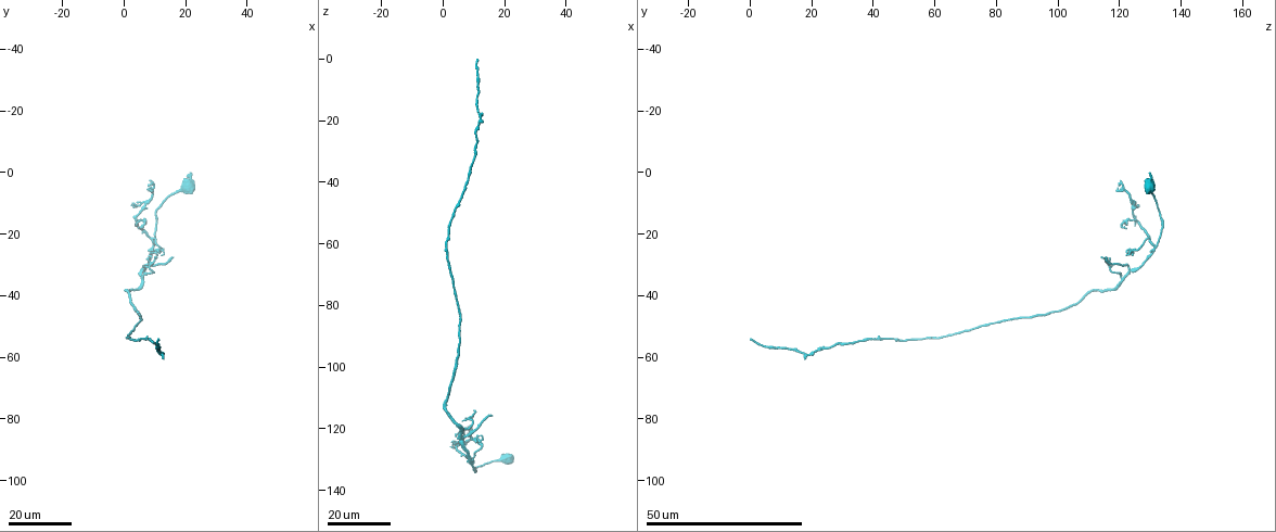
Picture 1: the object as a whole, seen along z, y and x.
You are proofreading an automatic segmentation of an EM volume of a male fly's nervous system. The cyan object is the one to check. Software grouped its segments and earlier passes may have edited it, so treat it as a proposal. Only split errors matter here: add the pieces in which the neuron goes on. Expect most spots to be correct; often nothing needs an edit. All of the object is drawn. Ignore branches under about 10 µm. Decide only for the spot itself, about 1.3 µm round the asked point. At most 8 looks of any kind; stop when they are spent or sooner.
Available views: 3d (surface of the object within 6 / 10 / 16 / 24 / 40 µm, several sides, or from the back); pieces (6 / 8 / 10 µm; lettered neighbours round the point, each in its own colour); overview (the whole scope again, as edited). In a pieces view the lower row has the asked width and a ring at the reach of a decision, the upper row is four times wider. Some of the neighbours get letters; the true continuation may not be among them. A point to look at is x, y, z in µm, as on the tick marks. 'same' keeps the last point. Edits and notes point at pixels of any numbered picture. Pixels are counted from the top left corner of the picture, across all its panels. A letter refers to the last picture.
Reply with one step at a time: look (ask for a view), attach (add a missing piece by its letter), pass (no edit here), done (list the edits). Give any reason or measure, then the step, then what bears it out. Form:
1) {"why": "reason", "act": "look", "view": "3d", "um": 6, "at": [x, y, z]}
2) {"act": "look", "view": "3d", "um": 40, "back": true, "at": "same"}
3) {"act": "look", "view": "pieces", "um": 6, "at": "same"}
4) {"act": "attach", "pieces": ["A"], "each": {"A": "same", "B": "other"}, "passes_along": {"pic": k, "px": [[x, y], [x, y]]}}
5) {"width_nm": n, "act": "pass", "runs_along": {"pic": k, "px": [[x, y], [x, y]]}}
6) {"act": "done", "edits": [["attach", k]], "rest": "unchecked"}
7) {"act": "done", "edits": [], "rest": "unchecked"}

{"why": "an open end", "act": "look", "view": "3d", "um": 16, "at": [11, 54, 1]}

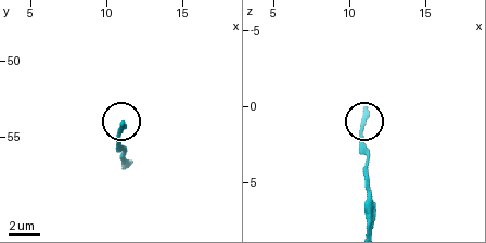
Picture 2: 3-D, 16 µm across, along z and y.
{"why": "what lies round it", "act": "look", "view": "pieces", "um": 6, "at": [11.2, 54.2, 0.2]}

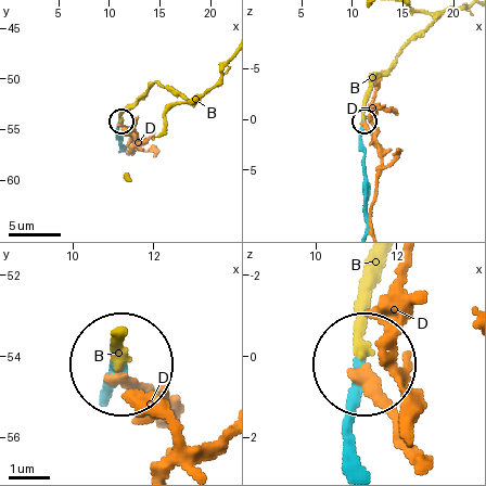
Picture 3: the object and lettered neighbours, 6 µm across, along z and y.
{"act": "attach", "pieces": ["B"], "each": {"B": "same", "D": "other"}, "passes_along": {"pic": 3, "px": [[365, 148], [362, 113], [371, 87], [432, 20]]}, "found": "it goes on there"}

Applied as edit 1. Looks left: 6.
{"why": "free end", "act": "look", "view": "3d", "um": 24, "at": [15, 27, 115]}

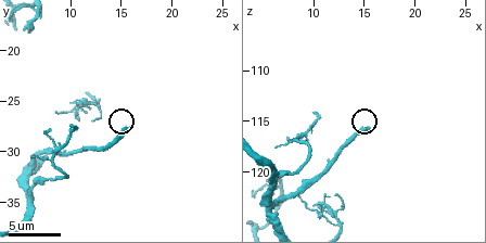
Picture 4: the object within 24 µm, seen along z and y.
{"act": "look", "view": "pieces", "um": 6, "at": [15.4, 27.8, 116.0]}

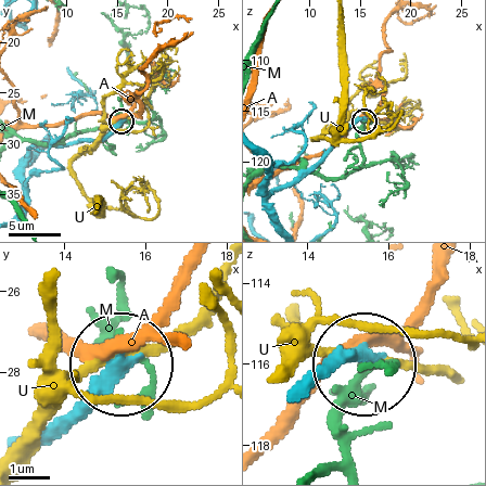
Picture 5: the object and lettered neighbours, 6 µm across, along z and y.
{"act": "pass", "each": {"A": "other", "M": "other", "U": "other"}, "found": "none of them fits"}

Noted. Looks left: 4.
{"why": "branch stops here", "act": "look", "view": "3d", "um": 16, "at": [3, 17, 122]}

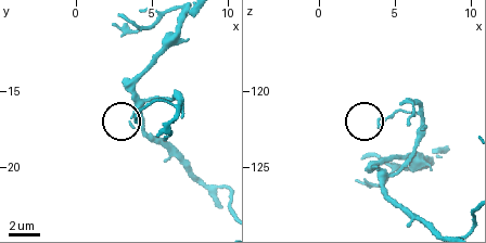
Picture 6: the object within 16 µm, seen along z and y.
{"why": "see the neighbours", "act": "look", "view": "pieces", "um": 10, "at": [3.8, 17.0, 122.2]}

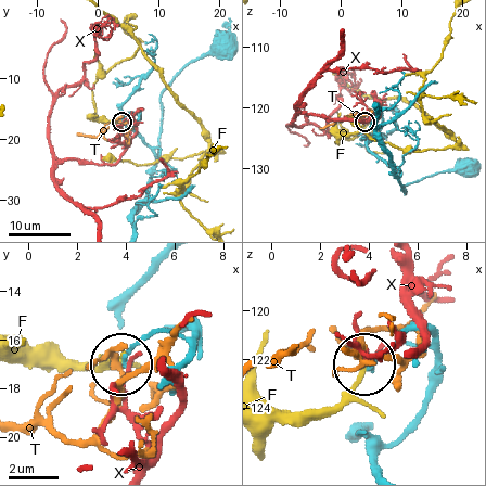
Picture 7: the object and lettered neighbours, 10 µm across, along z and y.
{"act": "pass", "each": {"F": "other", "T": "other", "X": "other"}, "found": "none of them fits"}

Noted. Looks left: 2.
{"why": "branch stops here", "act": "look", "view": "pieces", "um": 8, "at": [10.2, 27.4, 114.2]}

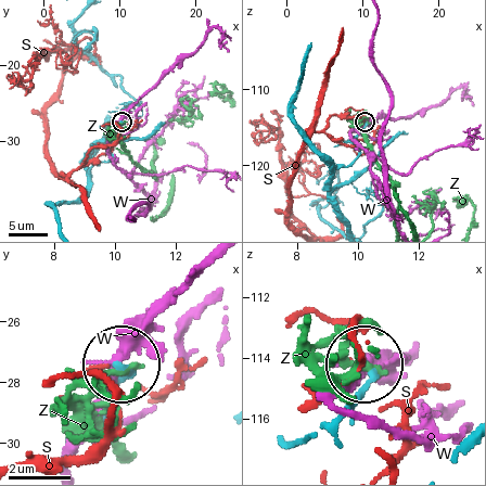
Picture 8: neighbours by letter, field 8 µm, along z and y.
{"act": "pass", "each": {"S": "other", "W": "other", "Z": "other"}, "runs_along": {"pic": 8, "px": [[342, 413], [366, 370]]}, "found": "no lettered piece goes on from it"}

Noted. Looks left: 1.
{"act": "done", "edits": [["attach", 3]], "rest": "unchecked"}

